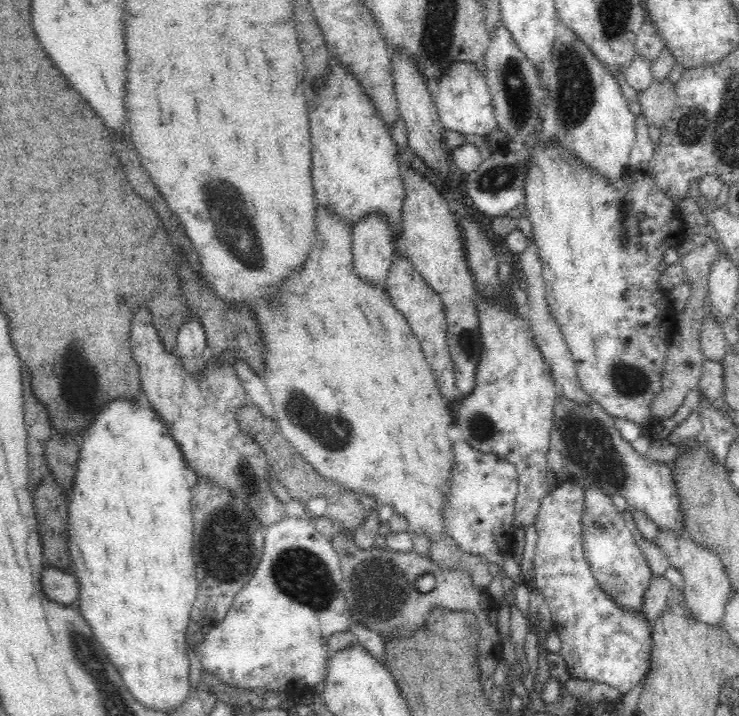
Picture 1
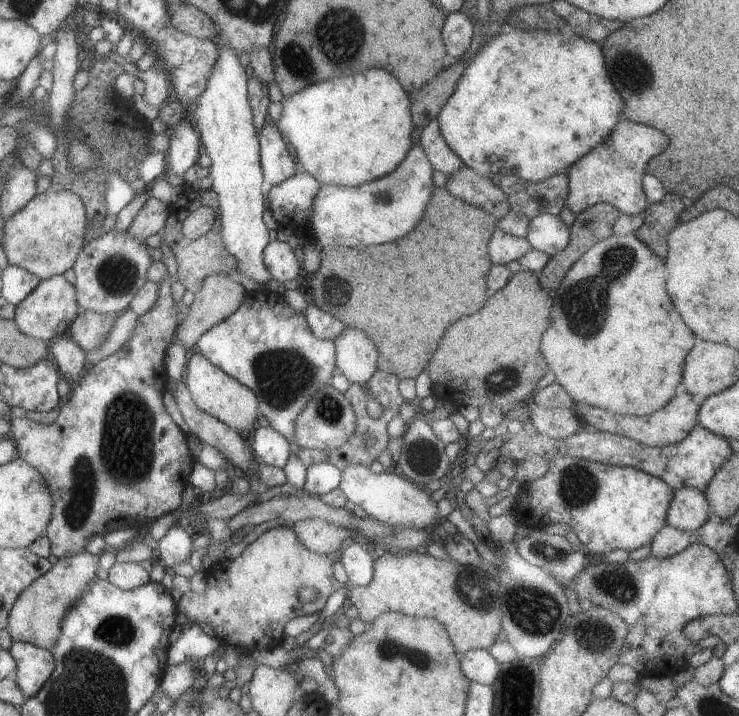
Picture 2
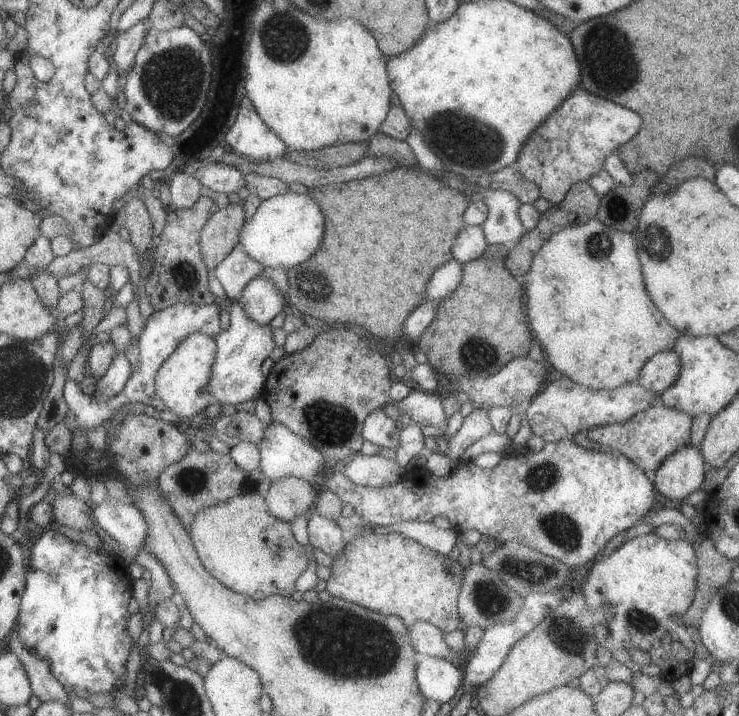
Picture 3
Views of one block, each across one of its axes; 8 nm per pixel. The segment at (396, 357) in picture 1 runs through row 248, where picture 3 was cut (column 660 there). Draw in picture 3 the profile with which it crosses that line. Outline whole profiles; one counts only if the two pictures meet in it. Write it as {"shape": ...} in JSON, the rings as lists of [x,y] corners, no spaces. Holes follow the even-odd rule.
{"shape":[[[596,218],[583,224],[562,228],[552,234],[533,255],[527,274],[529,276],[529,284],[523,286],[526,315],[529,330],[539,340],[538,344],[541,346],[545,358],[544,363],[550,369],[552,375],[567,377],[582,387],[596,391],[599,389],[611,390],[625,383],[635,382],[645,361],[649,360],[656,352],[671,350],[680,335],[672,326],[669,326],[669,322],[661,316],[661,312],[657,310],[657,307],[649,300],[649,296],[645,292],[641,270],[639,270],[639,262],[637,262],[637,242],[635,242],[632,233],[610,229]]]}

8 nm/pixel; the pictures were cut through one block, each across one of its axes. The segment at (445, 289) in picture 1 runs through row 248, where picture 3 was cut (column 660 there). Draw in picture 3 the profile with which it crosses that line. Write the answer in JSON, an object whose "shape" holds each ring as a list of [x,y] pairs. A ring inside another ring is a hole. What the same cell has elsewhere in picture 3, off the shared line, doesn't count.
{"shape":[[[657,395],[646,409],[633,415],[622,423],[598,426],[589,429],[586,437],[601,446],[609,446],[611,450],[620,452],[642,471],[655,470],[662,460],[674,453],[678,448],[690,444],[690,426],[692,417],[683,411],[666,407],[660,395]]]}

